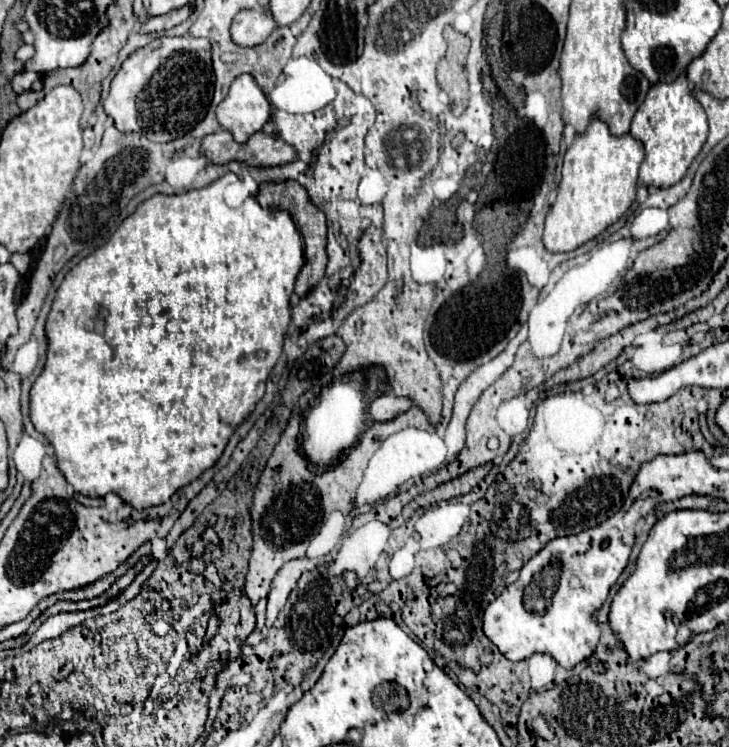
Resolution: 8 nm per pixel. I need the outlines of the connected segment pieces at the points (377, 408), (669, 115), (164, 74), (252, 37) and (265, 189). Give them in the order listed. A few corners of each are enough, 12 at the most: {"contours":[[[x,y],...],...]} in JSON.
{"contours":[[[384,394],[370,404],[374,422],[390,422],[412,408],[408,398]],[[684,74],[650,88],[630,134],[640,186],[674,186],[708,138]],[[154,38],[104,112],[152,142],[188,134],[214,94],[206,38]],[[268,8],[238,12],[238,46],[258,46],[276,30]],[[298,182],[264,184],[258,202],[286,210],[304,236],[296,296],[326,270],[326,216]]]}

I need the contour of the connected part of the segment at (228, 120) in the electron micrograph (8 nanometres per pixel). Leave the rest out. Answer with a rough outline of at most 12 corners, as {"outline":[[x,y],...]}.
{"outline":[[250,74],[238,76],[216,118],[244,144],[270,120]]}

